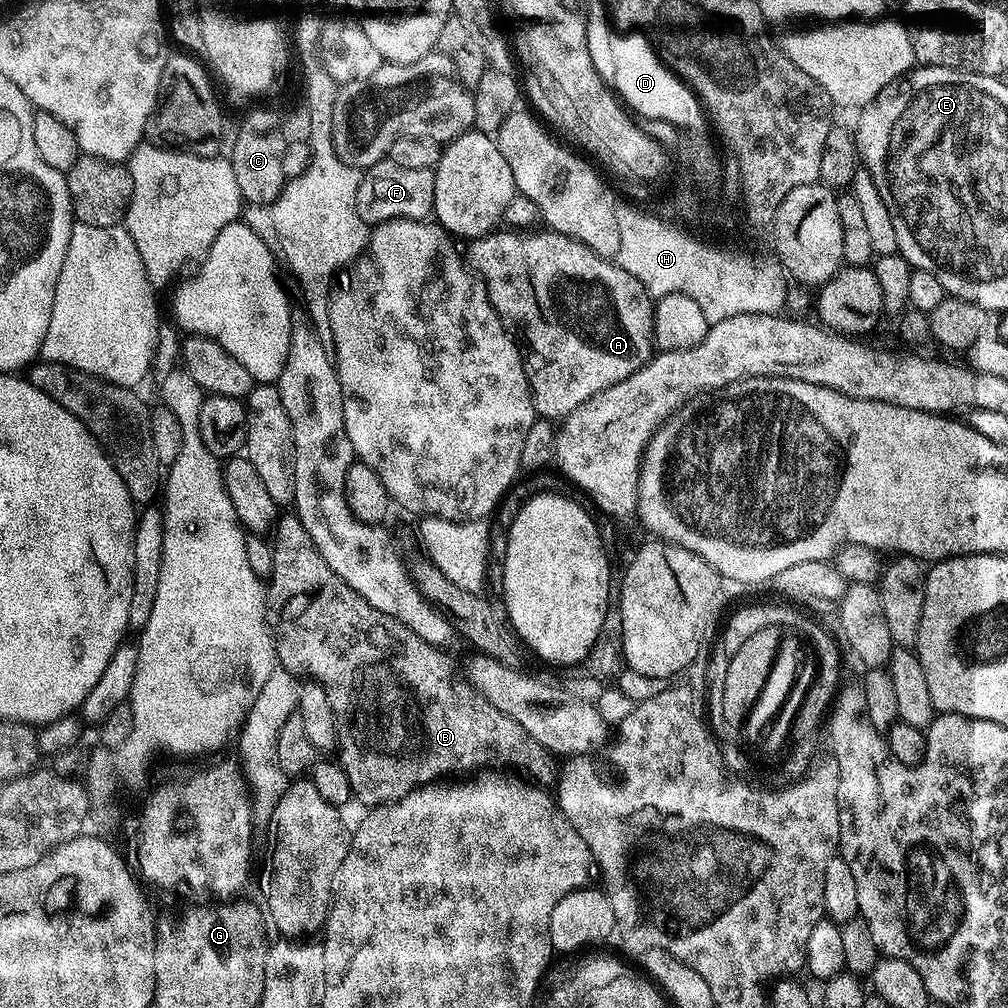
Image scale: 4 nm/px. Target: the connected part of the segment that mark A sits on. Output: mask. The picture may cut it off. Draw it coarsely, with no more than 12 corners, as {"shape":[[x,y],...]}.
{"shape":[[561,232],[466,260],[556,422],[652,359],[654,300]]}

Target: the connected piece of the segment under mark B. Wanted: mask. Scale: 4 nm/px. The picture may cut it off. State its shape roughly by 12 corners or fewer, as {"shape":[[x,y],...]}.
{"shape":[[277,519],[279,667],[371,810],[543,746]]}

